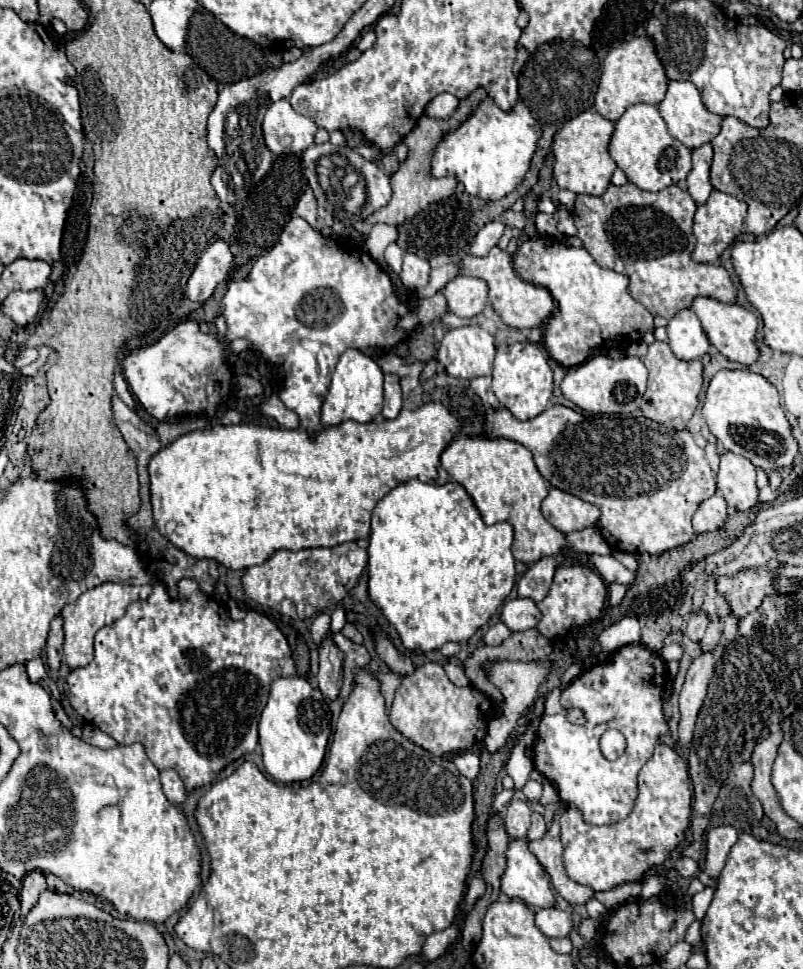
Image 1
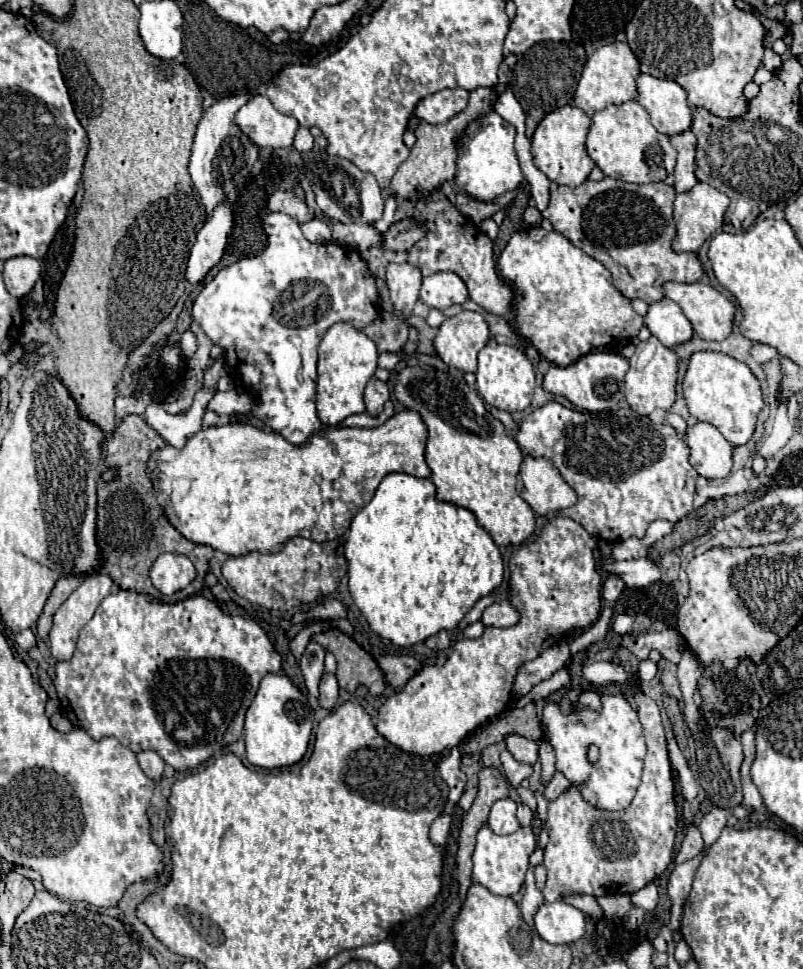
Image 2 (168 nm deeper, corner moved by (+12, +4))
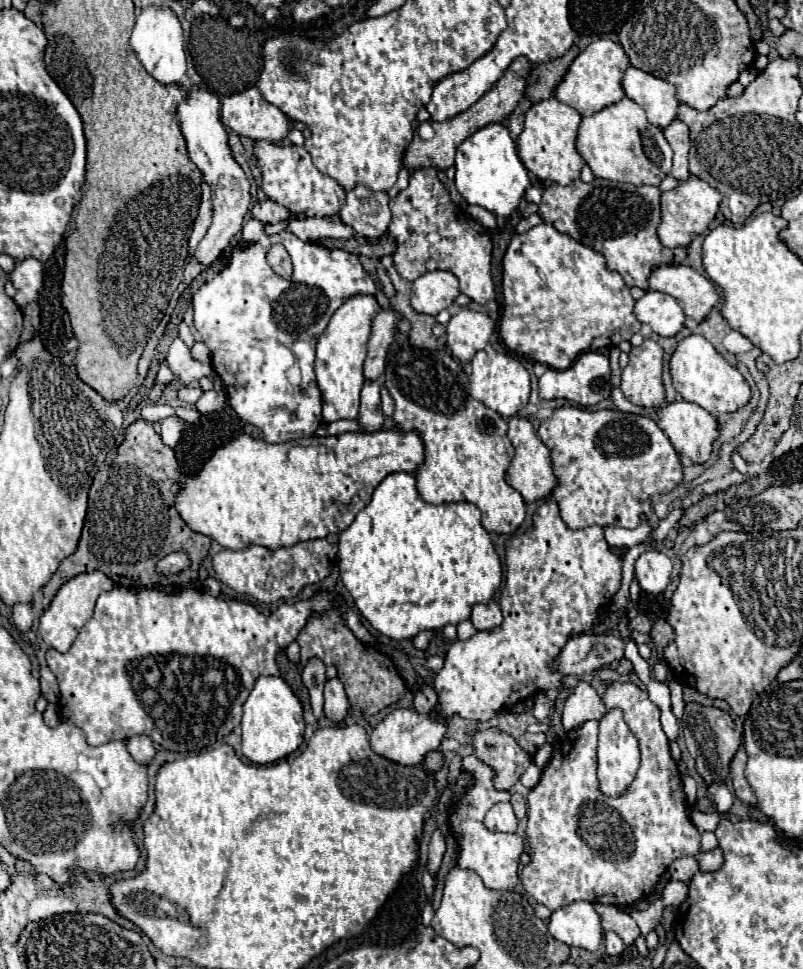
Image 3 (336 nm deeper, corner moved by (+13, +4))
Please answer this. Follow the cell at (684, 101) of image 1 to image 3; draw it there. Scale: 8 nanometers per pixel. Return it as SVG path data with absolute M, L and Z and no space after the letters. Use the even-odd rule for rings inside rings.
M629 67L623 77L623 89L631 101L645 109L651 125L665 129L677 117L677 89L671 83L657 79L637 67Z

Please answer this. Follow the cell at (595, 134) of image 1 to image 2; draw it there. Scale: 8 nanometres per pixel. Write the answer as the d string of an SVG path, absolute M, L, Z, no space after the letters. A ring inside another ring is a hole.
M564 105L544 115L532 135L532 161L554 183L578 187L586 181L594 167L594 161L586 153L586 133L590 129L590 117L576 105Z

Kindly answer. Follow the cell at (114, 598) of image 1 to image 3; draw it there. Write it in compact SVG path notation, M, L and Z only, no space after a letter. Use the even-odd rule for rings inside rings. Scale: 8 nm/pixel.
M93 571L93 573L81 573L77 577L73 577L71 581L67 581L59 591L57 595L53 597L49 609L41 615L41 621L39 621L39 633L43 637L43 641L51 647L51 649L57 649L59 653L65 653L71 643L75 641L77 633L81 631L81 627L93 617L93 607L95 607L95 601L97 597L103 593L103 591L109 591L113 587L113 581L101 573L101 571Z

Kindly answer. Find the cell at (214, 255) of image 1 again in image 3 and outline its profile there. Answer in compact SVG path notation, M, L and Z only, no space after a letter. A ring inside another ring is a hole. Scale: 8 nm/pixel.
M191 87L189 95L177 109L177 119L181 123L181 131L187 141L189 157L203 173L203 179L209 183L211 195L213 195L211 227L207 229L205 237L201 239L201 243L197 245L197 251L193 255L197 263L209 267L221 255L221 251L231 243L231 239L239 233L239 229L243 227L243 219L245 219L245 215L249 211L249 203L251 203L249 179L243 173L243 169L237 165L237 161L233 159L231 149L227 145L227 133L219 121L217 95L213 95L209 91L199 91L197 87Z

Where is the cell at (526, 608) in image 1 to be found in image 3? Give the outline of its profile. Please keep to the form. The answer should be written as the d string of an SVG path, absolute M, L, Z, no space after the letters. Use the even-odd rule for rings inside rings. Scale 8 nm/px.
M489 601L489 603L479 603L473 607L471 613L471 623L475 625L477 631L485 631L485 629L493 629L497 625L501 625L503 621L503 613L499 603Z

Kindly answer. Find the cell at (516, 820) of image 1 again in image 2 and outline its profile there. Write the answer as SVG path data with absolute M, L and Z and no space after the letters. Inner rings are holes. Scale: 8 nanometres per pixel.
M500 799L498 803L492 805L490 817L488 817L488 827L496 835L508 835L520 829L520 823L516 819L516 803L514 799Z

